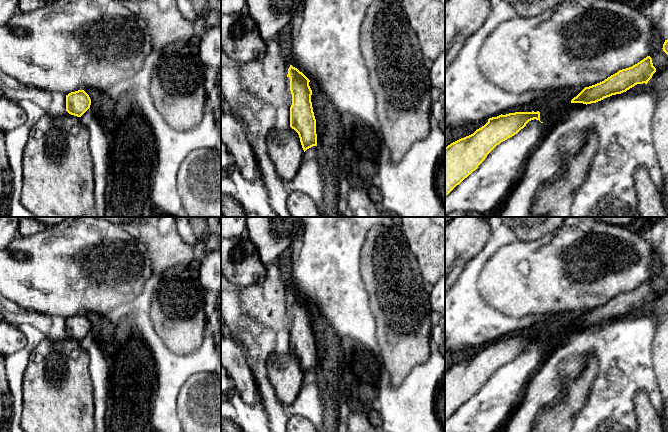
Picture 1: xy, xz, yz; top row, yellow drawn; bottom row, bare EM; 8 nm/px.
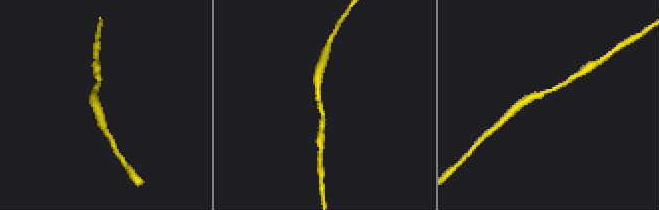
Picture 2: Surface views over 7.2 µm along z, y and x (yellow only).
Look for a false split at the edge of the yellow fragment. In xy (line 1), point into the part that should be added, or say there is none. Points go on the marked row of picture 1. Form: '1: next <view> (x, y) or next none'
1: next none

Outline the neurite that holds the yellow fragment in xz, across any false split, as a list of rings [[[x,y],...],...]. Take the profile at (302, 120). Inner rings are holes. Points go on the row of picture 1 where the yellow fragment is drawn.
[[[292,65],[288,69],[287,77],[290,78],[292,94],[290,127],[298,133],[305,152],[307,149],[317,146],[316,119],[311,102],[310,80]]]

